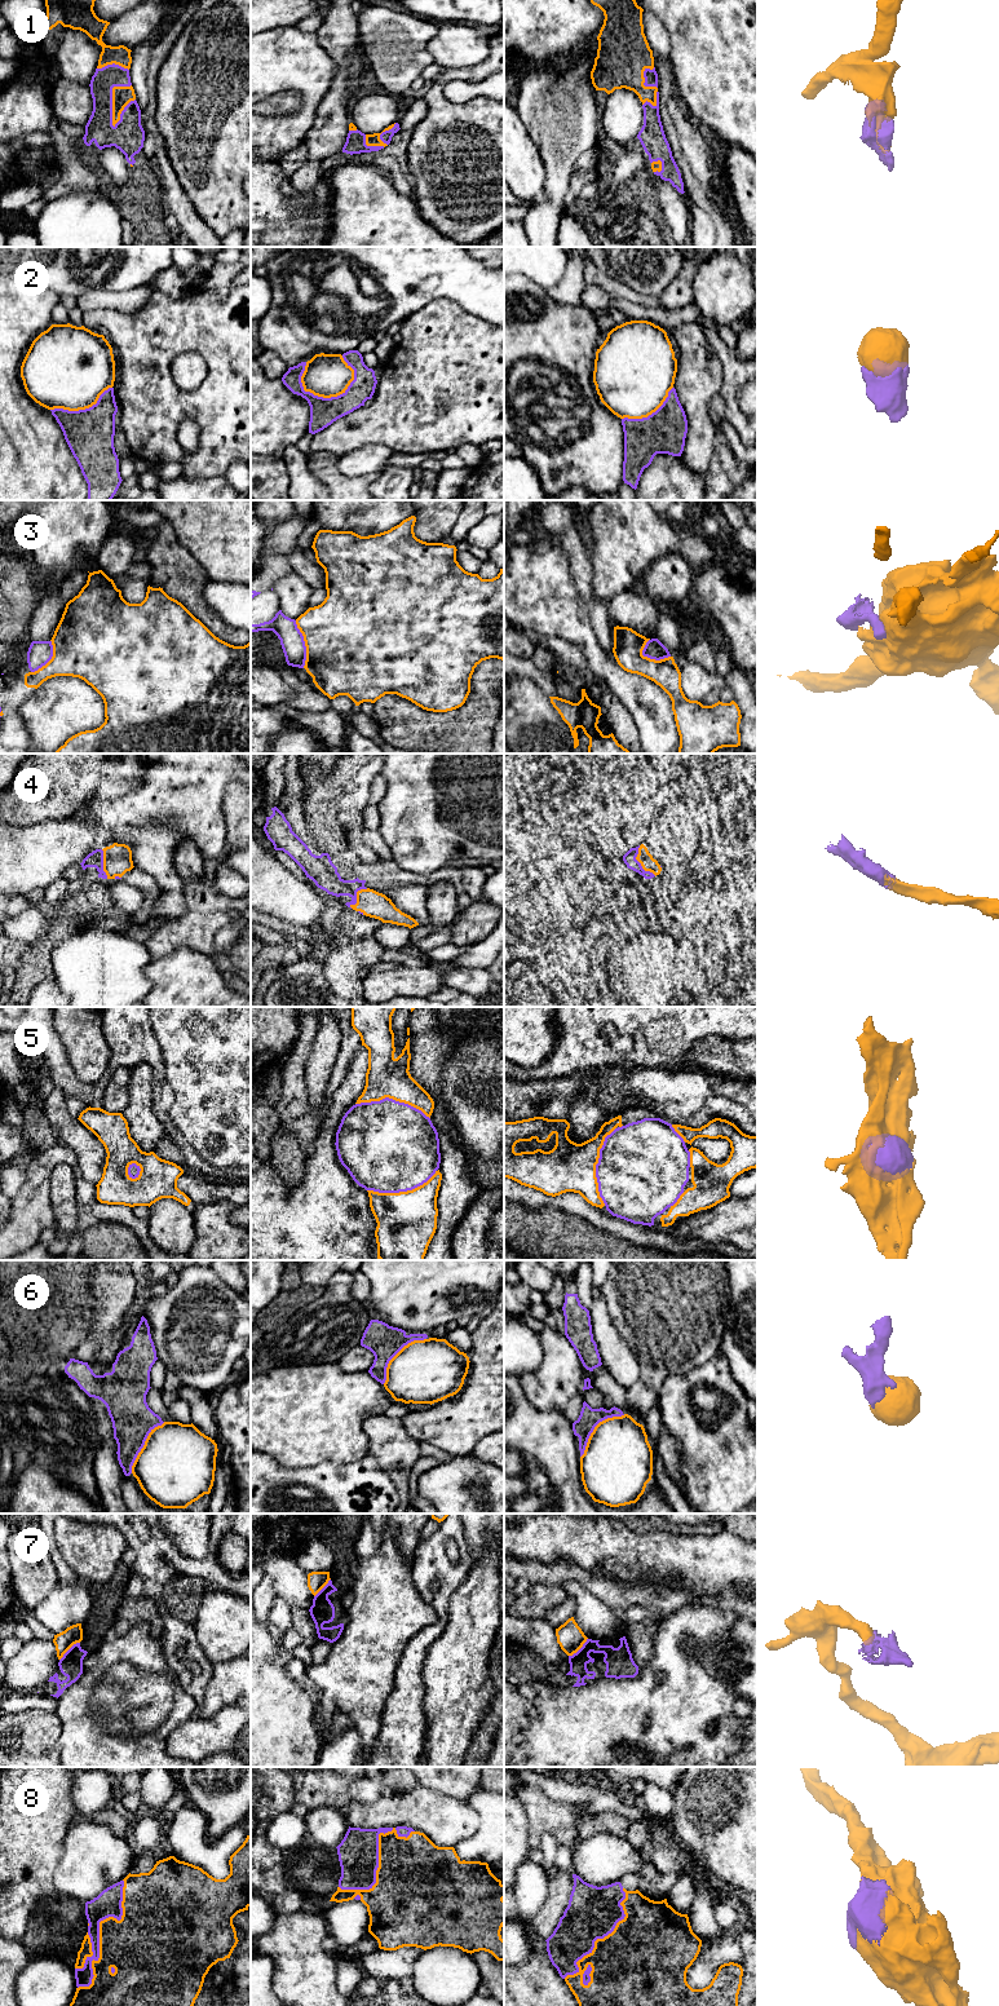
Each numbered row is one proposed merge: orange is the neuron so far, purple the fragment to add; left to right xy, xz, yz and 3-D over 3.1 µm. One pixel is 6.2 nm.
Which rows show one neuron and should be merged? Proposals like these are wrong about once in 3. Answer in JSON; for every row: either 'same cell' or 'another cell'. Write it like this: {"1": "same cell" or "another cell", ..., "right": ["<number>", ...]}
{"1": "same cell", "2": "same cell", "3": "another cell", "4": "same cell", "5": "same cell", "6": "same cell", "7": "another cell", "8": "same cell", "right": ["1", "2", "4", "5", "6", "8"]}

